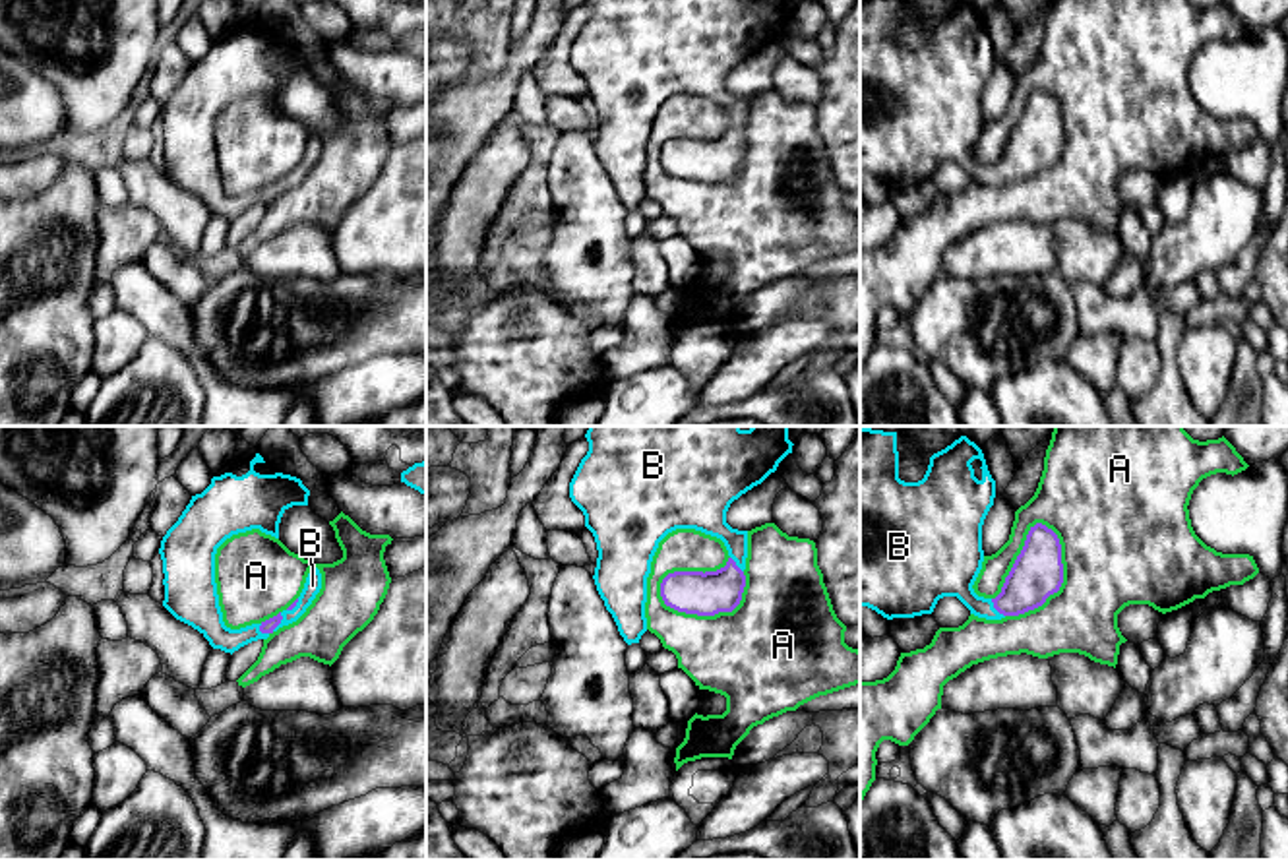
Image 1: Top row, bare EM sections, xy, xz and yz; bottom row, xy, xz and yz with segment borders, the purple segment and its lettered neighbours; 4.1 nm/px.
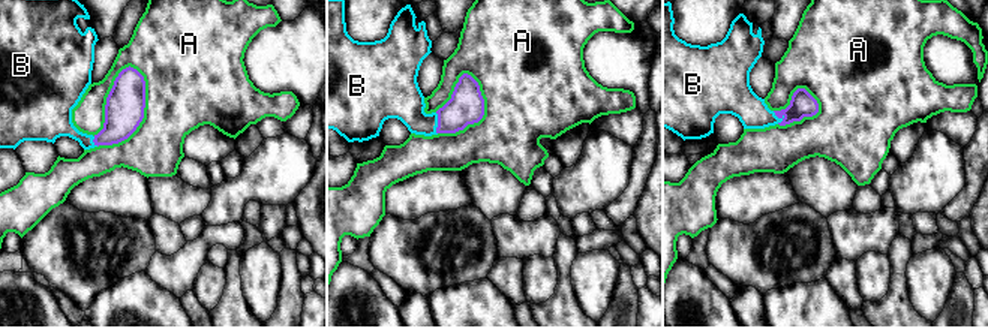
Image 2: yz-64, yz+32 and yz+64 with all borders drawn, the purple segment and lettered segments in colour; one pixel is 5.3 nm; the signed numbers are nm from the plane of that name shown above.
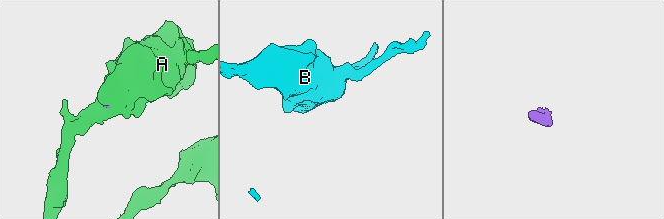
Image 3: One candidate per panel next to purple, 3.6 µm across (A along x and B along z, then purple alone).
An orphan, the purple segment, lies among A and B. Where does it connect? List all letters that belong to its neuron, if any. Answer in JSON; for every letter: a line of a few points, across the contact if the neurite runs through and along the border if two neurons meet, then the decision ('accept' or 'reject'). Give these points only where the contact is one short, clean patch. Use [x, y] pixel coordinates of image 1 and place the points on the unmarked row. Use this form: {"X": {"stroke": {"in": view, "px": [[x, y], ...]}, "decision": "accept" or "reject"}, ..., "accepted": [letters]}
{"A": {"decision": "reject"}, "B": {"stroke": {"in": "yz", "px": [[1037, 140], [1008, 169], [996, 175], [982, 175], [950, 136]]}, "decision": "accept"}, "accepted": ["B"]}

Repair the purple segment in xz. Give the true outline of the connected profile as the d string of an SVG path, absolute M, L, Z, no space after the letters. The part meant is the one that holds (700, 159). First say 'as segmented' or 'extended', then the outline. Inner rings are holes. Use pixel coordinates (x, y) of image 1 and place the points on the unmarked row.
extended; M585 0L585 4L589 17L569 48L569 64L583 77L585 93L595 103L598 124L593 145L624 207L639 209L647 198L645 169L651 128L659 108L676 95L695 95L721 105L730 124L717 138L668 139L660 149L664 170L697 182L732 178L746 153L748 97L732 95L726 89L726 77L734 66L761 50L792 19L794 10L788 0Z

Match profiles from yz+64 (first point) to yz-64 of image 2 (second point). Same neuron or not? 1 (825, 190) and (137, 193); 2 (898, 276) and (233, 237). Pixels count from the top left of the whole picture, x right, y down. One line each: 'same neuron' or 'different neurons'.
1: different neurons
2: different neurons

